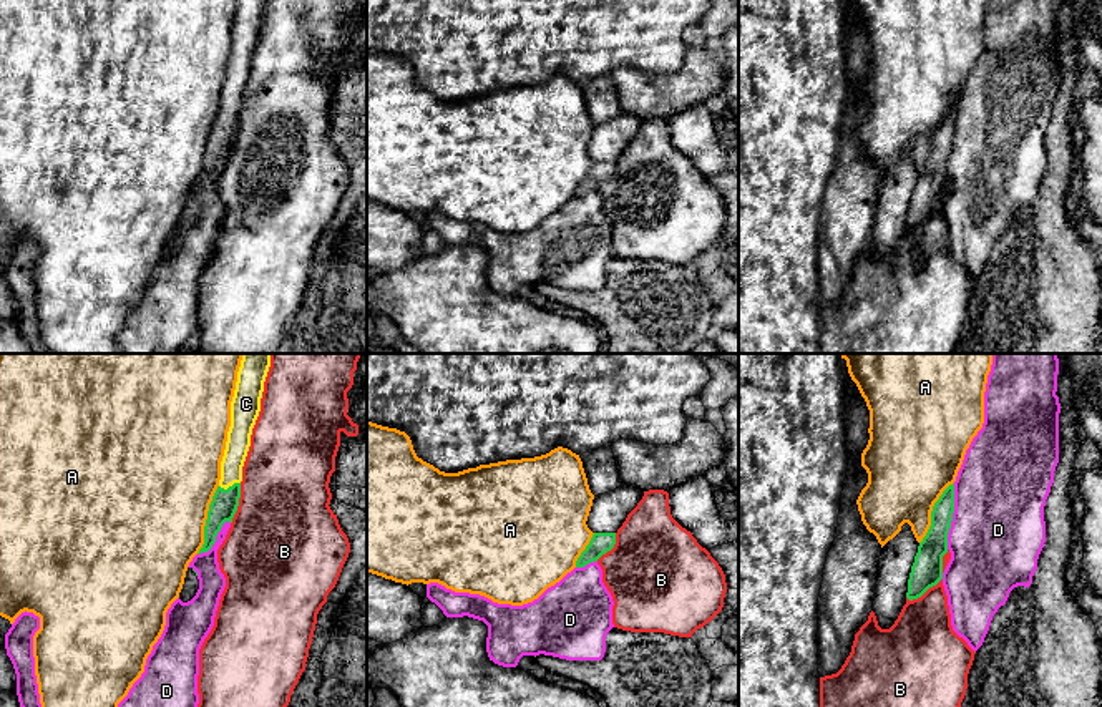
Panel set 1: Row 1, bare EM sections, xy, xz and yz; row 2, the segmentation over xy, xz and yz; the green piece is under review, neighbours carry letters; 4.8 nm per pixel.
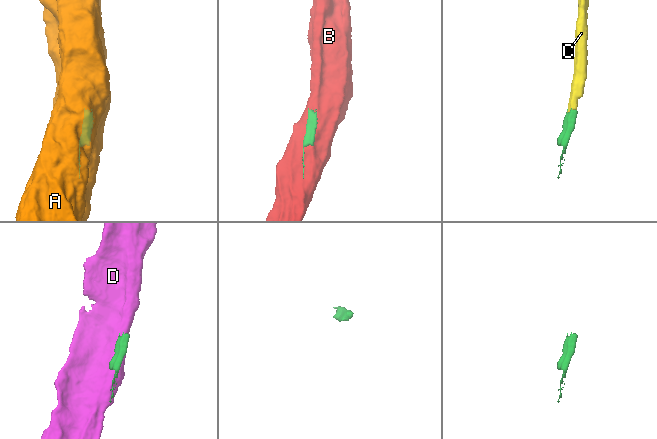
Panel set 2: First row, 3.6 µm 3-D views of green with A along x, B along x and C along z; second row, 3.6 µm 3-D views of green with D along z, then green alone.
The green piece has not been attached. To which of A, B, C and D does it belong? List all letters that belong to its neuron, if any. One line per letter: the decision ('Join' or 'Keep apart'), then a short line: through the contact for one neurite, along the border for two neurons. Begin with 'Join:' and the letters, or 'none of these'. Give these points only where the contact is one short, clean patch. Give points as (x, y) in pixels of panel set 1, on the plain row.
Join: C
A: Keep apart
B: Keep apart
C: Join. Line: xy (224, 131), (229, 115), (231, 92), (238, 72)
D: Keep apart

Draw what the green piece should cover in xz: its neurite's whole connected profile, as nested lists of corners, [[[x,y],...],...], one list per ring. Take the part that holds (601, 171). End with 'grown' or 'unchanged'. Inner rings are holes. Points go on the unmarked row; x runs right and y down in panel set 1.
[[[594,161],[586,178],[576,189],[576,196],[584,196],[597,189],[602,183],[611,179],[616,173],[616,161]]]; unchanged

